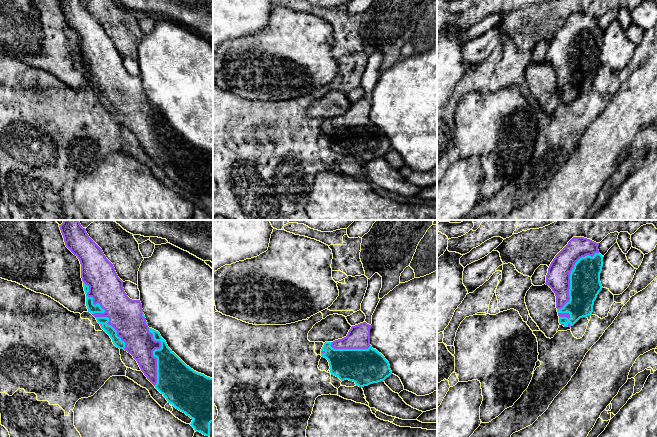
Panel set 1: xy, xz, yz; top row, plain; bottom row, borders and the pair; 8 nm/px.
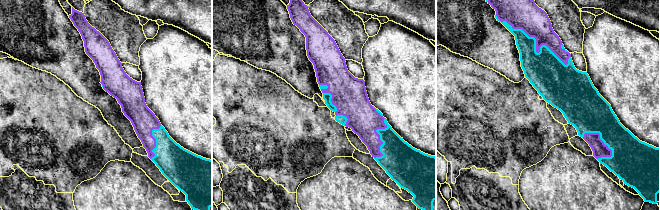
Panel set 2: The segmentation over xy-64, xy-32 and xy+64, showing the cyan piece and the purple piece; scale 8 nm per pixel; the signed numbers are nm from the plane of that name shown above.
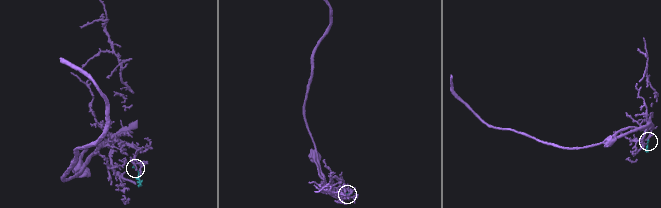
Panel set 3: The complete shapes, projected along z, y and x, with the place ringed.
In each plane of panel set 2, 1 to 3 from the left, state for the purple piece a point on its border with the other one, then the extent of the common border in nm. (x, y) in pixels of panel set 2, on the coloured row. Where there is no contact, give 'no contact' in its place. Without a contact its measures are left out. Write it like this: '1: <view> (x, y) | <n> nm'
1: xy-64 (156, 140) | 280 nm
2: xy-32 (380, 137) | 340 nm
3: xy+64 (535, 43) | 700 nm

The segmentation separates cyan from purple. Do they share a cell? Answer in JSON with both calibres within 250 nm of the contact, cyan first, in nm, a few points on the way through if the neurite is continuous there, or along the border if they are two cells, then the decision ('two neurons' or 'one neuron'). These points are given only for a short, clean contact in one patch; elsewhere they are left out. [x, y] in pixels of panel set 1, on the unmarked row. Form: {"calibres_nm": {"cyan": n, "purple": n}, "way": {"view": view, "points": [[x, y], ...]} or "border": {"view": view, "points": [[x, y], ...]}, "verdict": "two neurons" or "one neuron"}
{"calibres_nm": {"cyan": 240, "purple": 190}, "verdict": "one neuron"}

